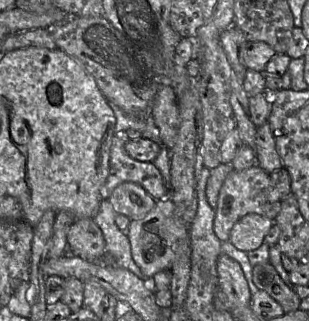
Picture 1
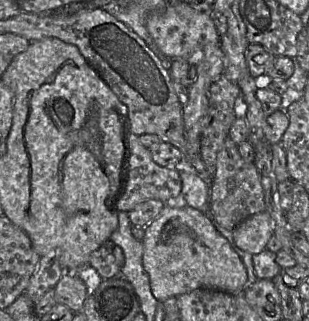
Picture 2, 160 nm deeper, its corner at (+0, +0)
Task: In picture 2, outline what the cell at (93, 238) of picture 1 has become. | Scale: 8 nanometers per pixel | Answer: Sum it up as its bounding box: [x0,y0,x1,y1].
[89,239,124,280]

